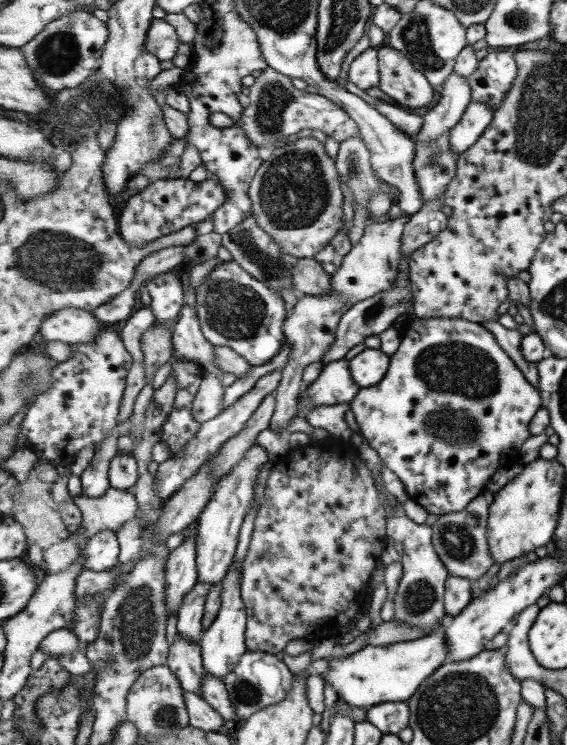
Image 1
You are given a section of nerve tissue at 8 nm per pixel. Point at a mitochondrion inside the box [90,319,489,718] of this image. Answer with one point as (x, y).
(137, 612)

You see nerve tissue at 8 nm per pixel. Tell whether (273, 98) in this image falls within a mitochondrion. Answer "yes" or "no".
yes

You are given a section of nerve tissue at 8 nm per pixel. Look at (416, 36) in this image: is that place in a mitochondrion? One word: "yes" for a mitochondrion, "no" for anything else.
yes

